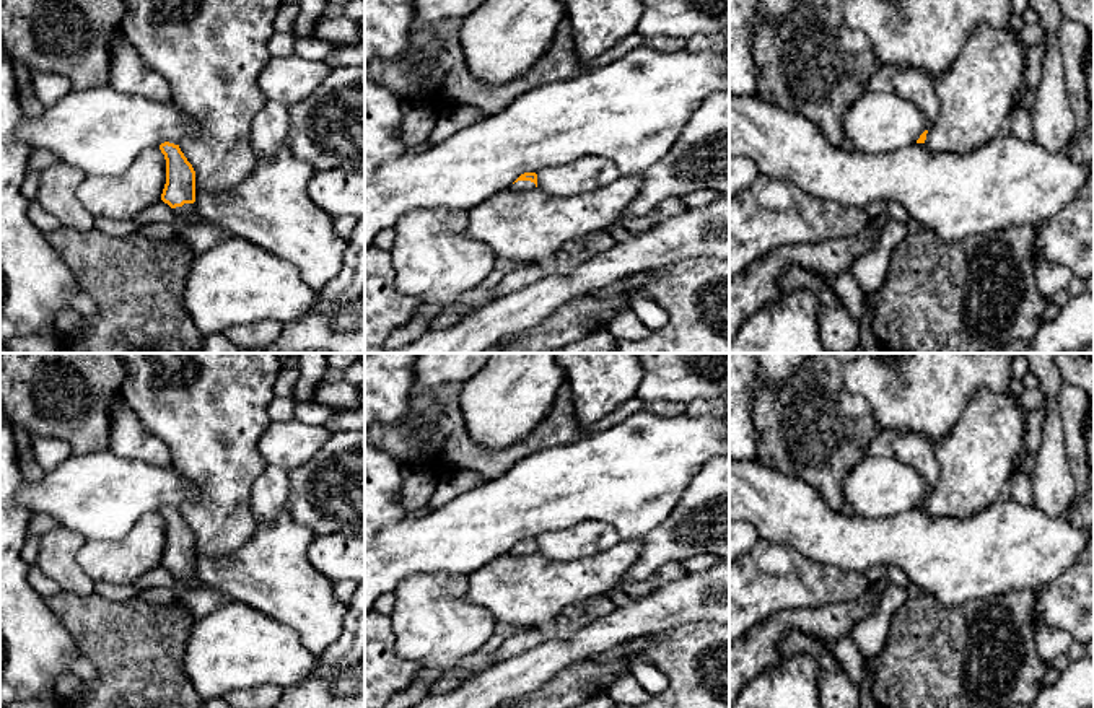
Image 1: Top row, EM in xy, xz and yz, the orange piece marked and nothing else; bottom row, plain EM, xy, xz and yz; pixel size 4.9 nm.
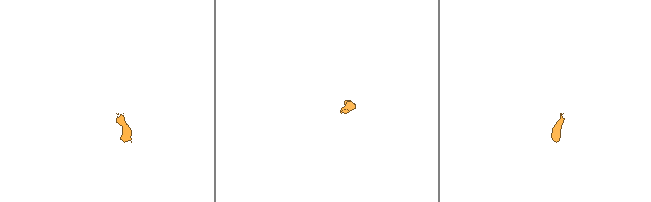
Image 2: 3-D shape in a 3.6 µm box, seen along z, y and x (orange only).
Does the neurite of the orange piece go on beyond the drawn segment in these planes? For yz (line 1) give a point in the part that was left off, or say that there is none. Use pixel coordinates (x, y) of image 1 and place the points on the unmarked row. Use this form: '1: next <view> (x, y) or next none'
1: next none

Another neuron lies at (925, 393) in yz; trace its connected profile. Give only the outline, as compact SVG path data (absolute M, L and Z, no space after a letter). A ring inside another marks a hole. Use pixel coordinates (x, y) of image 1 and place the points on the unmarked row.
M858 353L845 365L845 386L871 404L882 431L917 431L936 446L980 389L1009 392L1016 353Z

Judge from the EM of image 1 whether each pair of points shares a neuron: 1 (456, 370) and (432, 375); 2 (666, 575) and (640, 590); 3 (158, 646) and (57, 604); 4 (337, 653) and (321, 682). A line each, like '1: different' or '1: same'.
1: same
2: same
3: same
4: same

